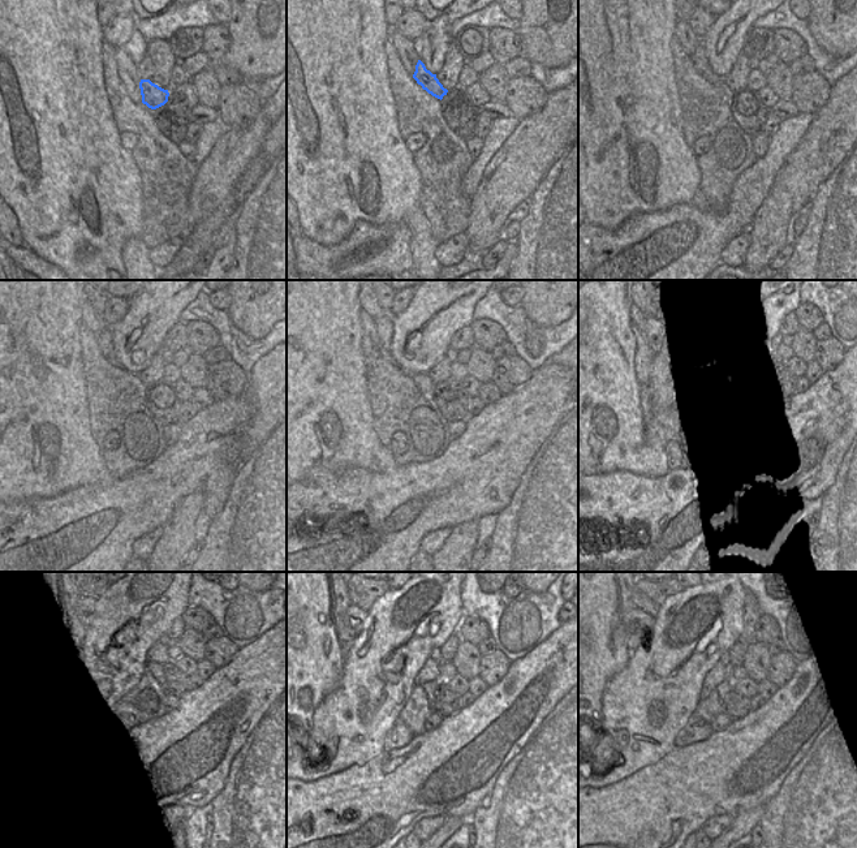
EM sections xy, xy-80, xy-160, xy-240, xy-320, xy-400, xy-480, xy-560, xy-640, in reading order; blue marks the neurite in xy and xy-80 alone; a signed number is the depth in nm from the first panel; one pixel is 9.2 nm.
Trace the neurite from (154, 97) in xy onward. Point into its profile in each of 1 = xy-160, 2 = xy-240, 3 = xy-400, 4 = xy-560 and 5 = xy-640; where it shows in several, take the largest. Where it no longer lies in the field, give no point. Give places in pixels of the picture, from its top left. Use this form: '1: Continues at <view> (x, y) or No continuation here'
1: Continues at xy-160 (701, 64)
2: Continues at xy-240 (103, 336)
3: Continues at xy-400 (658, 344)
4: Continues at xy-560 (353, 620)
5: Continues at xy-640 (638, 624).

